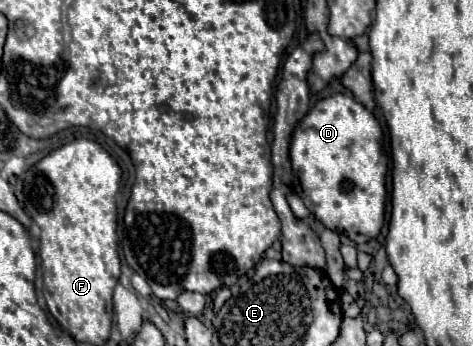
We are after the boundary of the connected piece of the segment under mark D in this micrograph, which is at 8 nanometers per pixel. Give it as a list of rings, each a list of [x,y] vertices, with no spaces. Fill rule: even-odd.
[[[334,94],[320,100],[308,116],[304,116],[302,124],[296,126],[290,144],[290,162],[292,170],[300,180],[300,198],[308,206],[308,210],[332,232],[348,238],[356,244],[356,240],[372,240],[380,234],[384,224],[384,200],[386,200],[386,170],[388,160],[380,146],[382,130],[372,112],[346,94]]]

